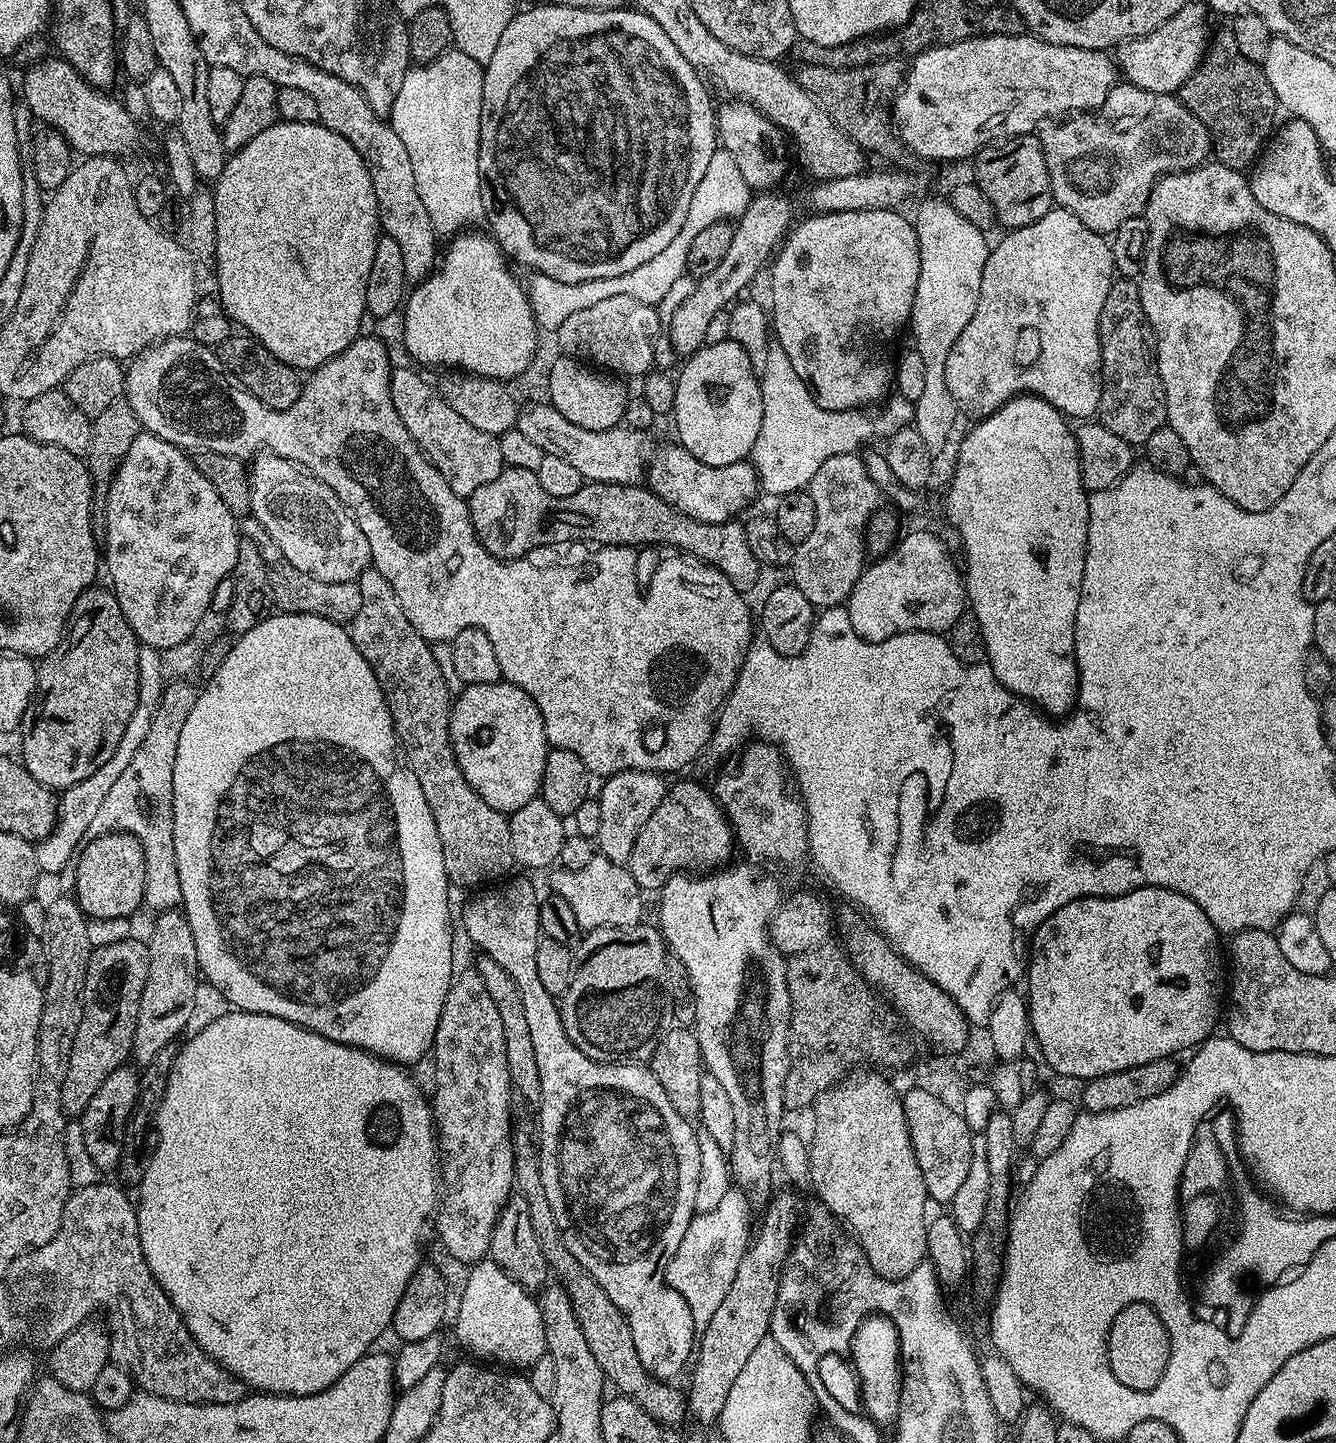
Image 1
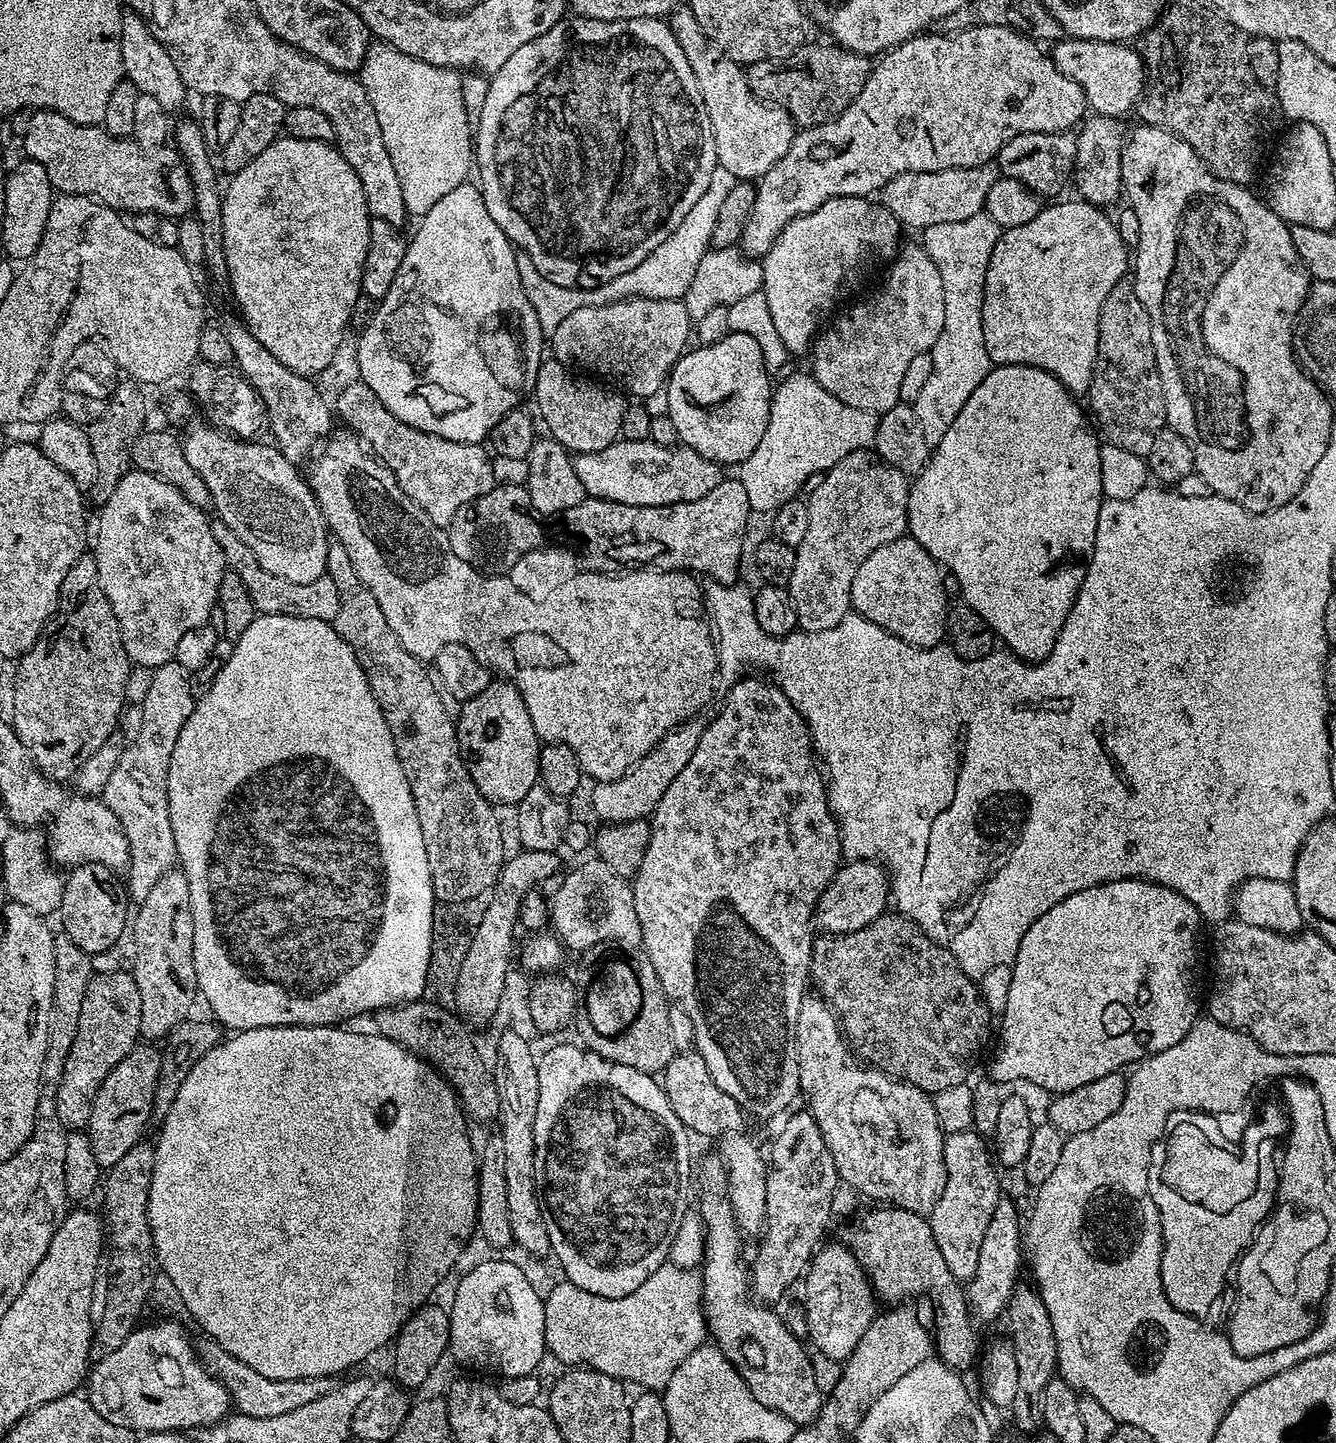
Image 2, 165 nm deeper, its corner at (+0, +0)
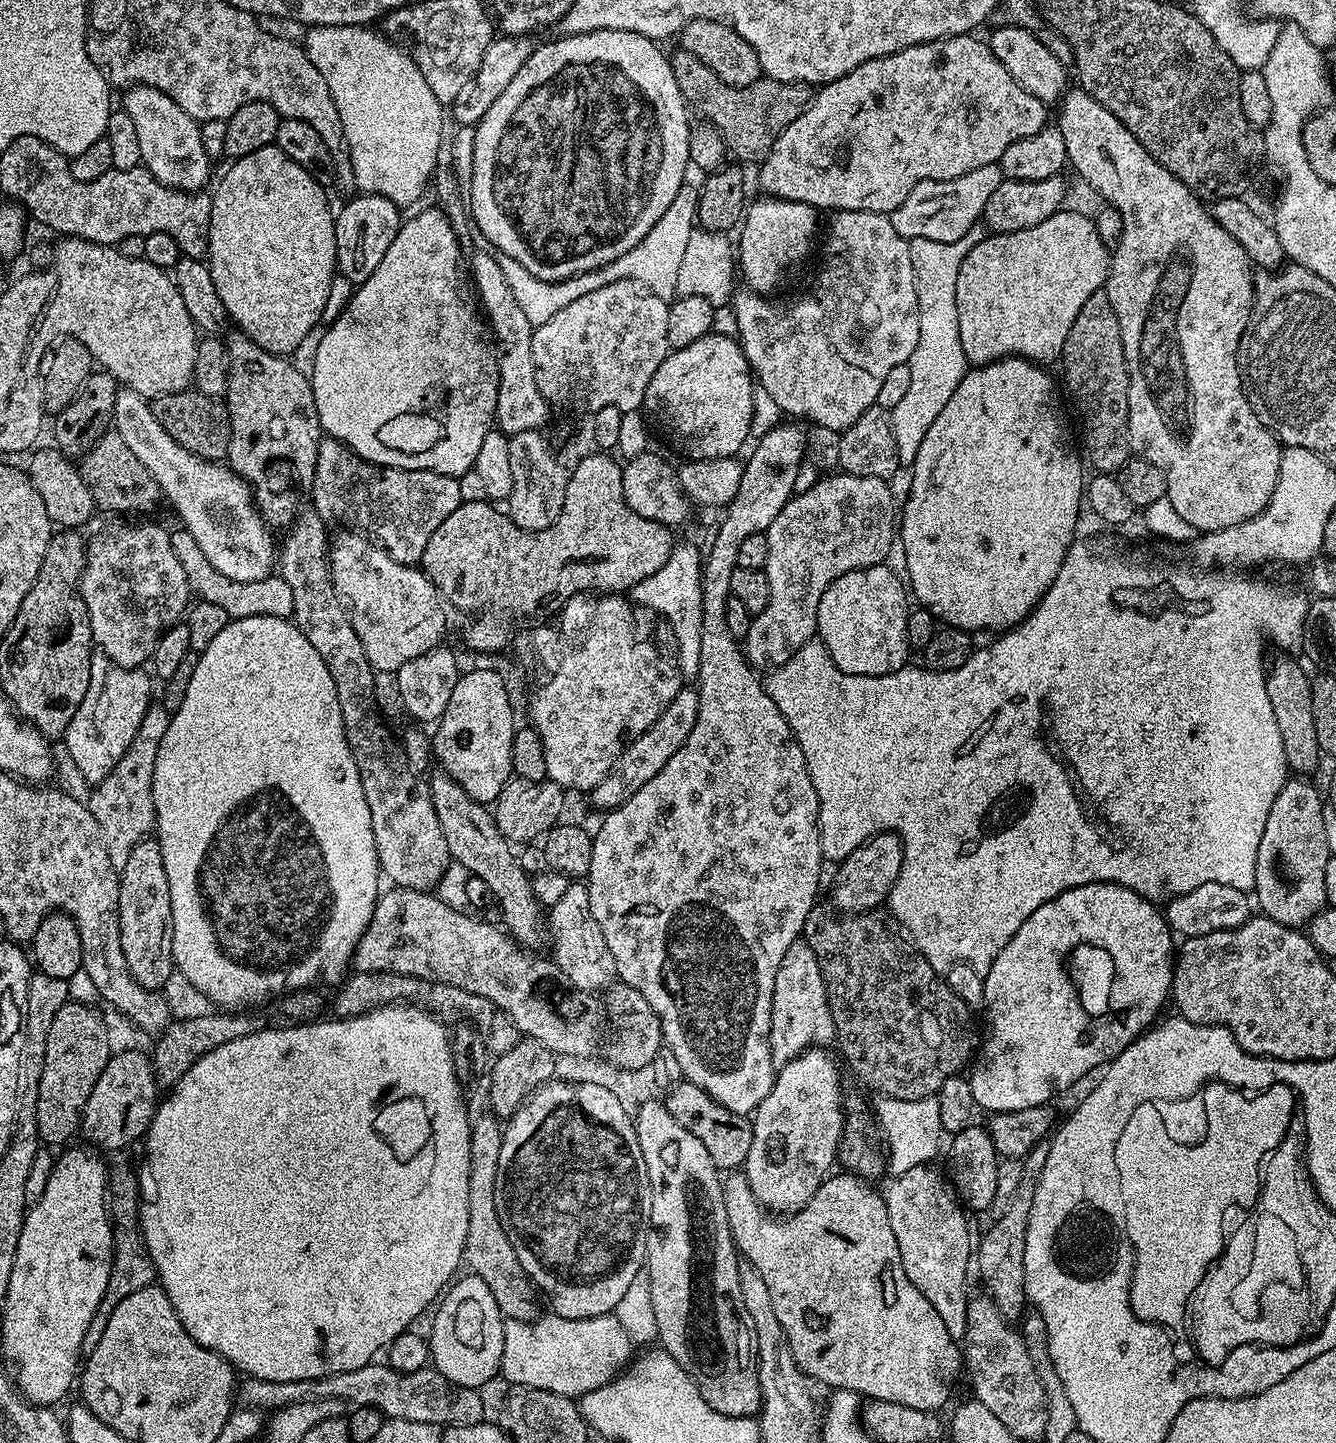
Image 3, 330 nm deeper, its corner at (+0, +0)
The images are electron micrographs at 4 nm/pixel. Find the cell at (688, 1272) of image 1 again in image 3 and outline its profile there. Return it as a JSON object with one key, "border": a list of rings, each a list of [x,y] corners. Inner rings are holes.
{"border":[[[563,1315],[546,1317],[541,1328],[528,1327],[520,1322],[507,1325],[507,1351],[501,1360],[500,1371],[503,1378],[509,1380],[509,1385],[579,1398],[616,1379],[621,1369],[629,1363],[634,1345],[615,1315],[579,1318]]]}

